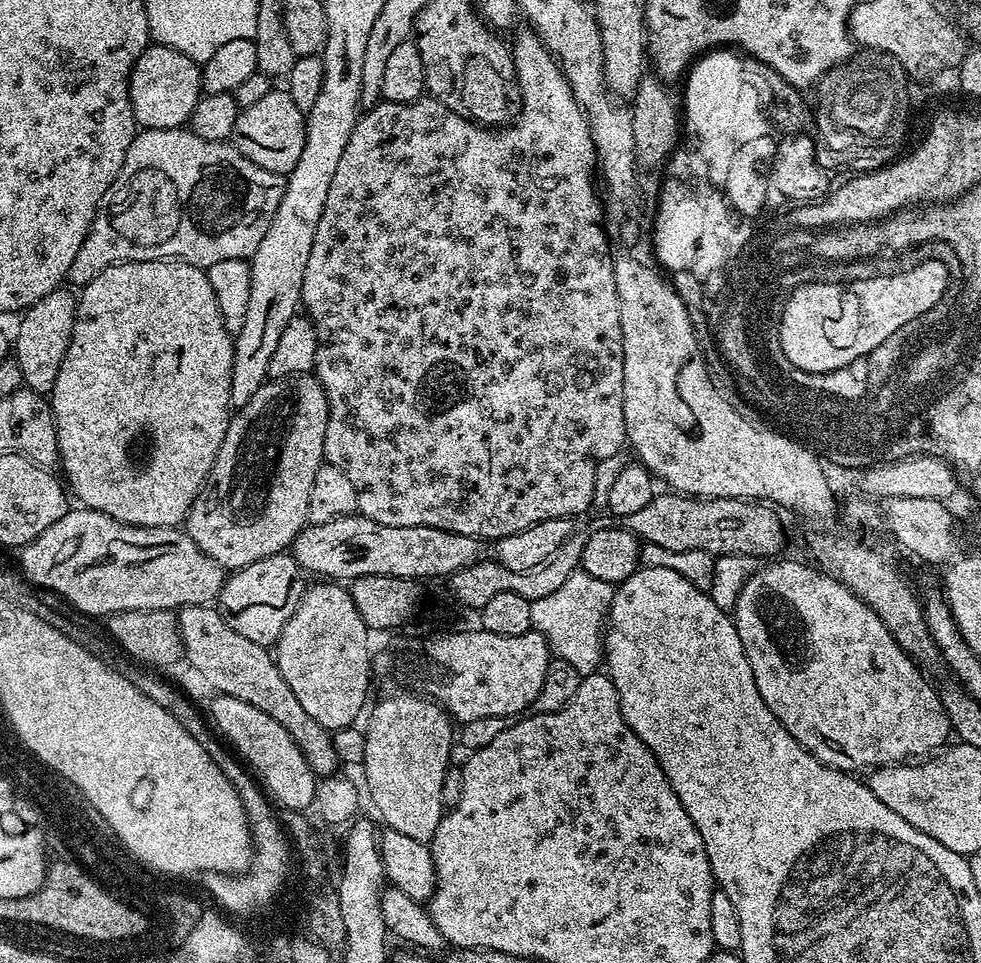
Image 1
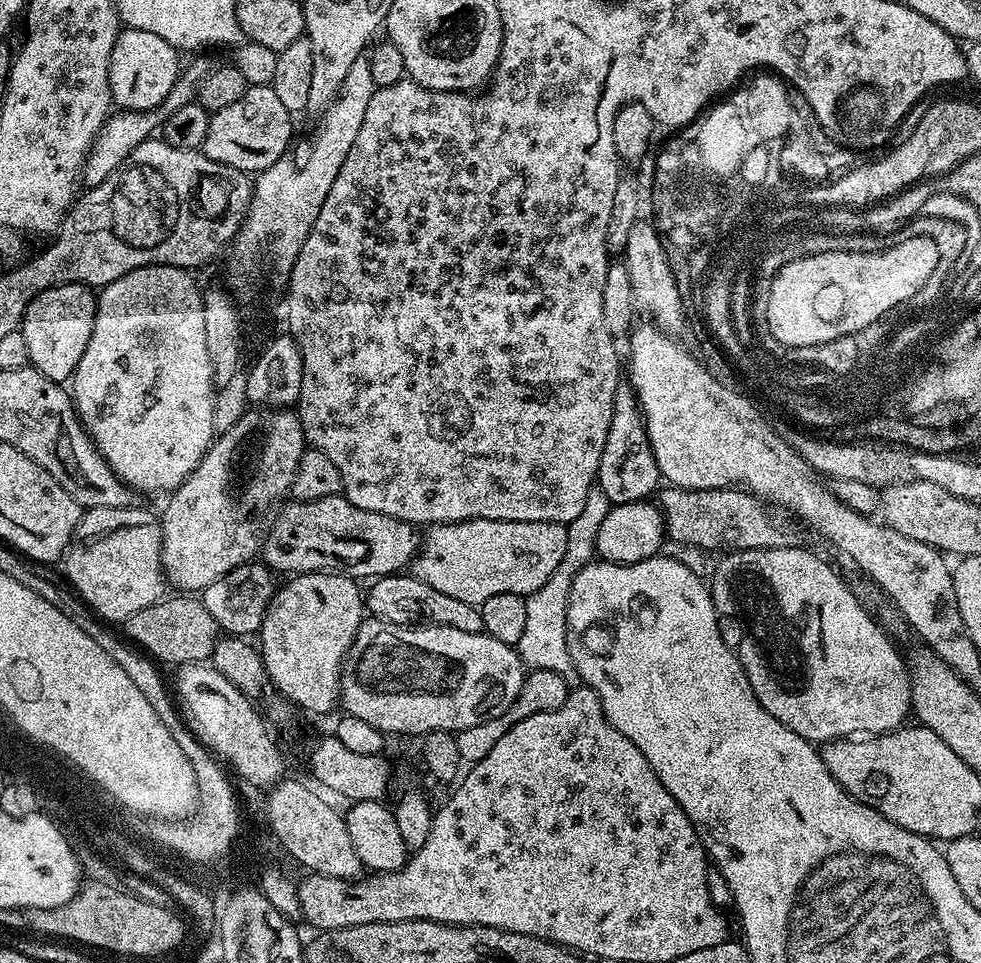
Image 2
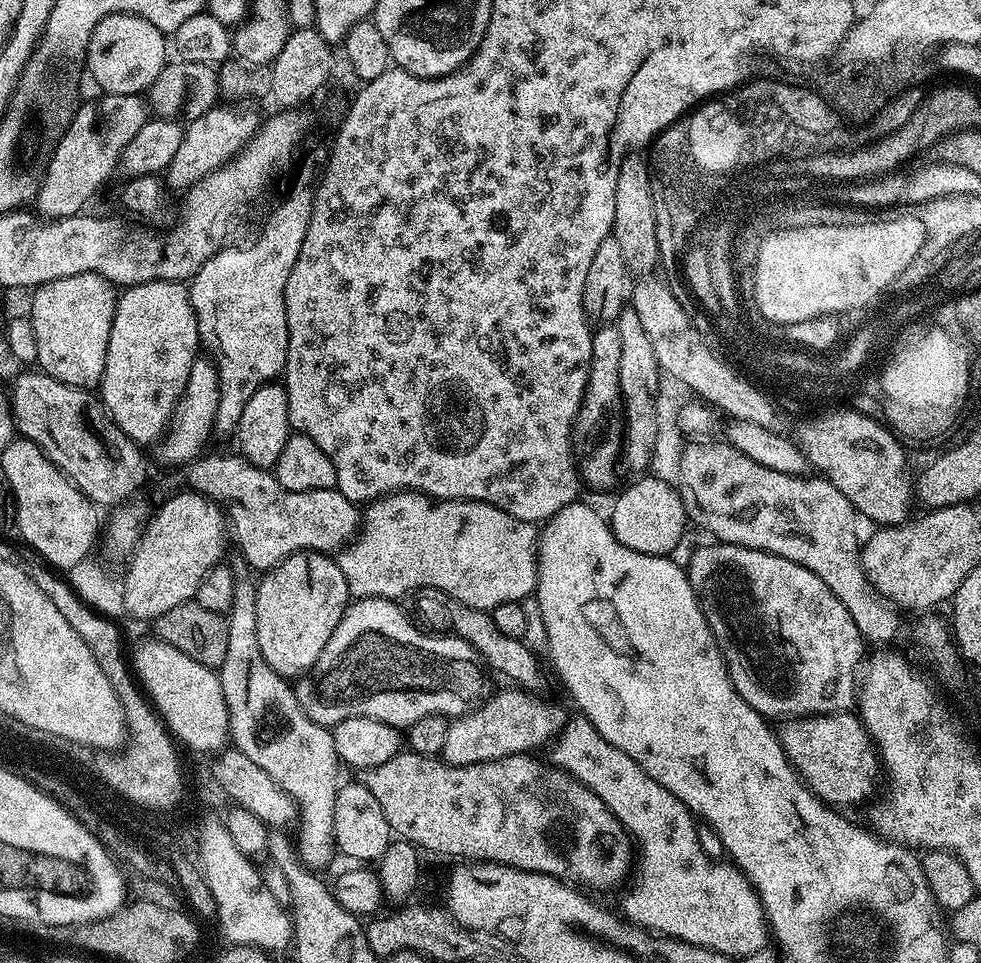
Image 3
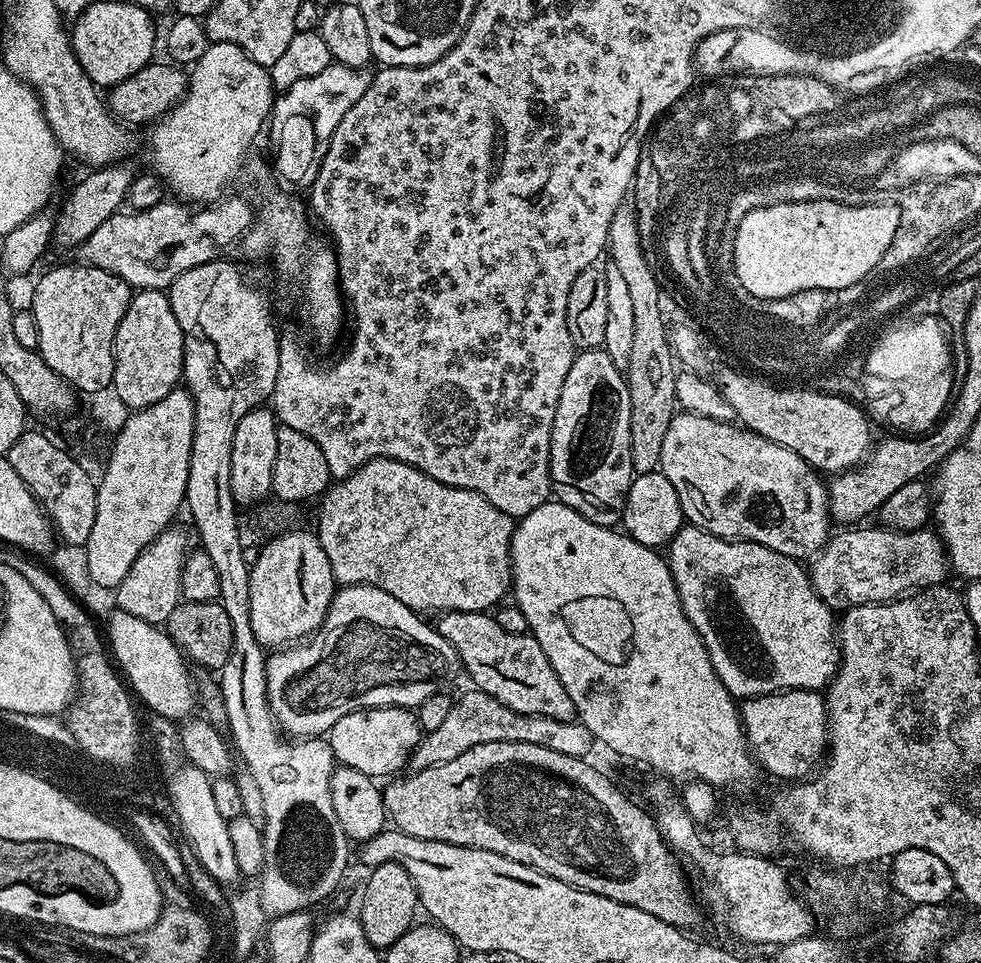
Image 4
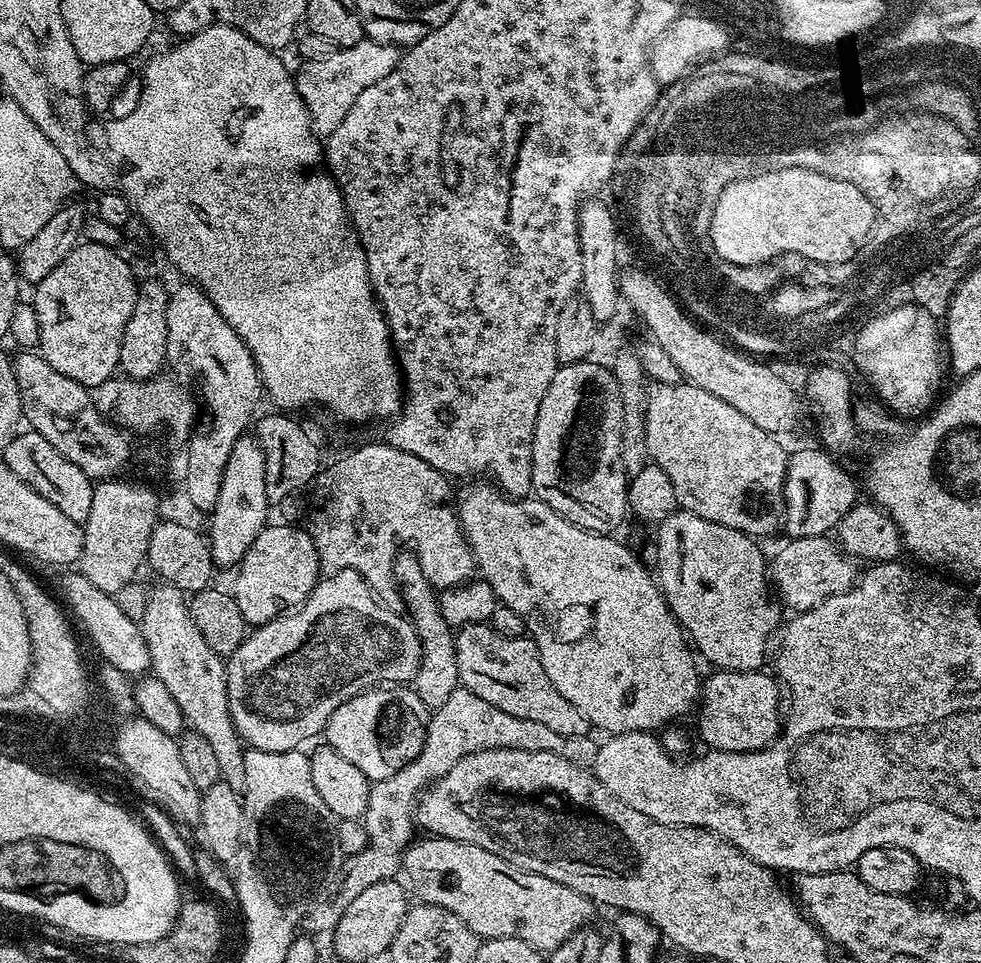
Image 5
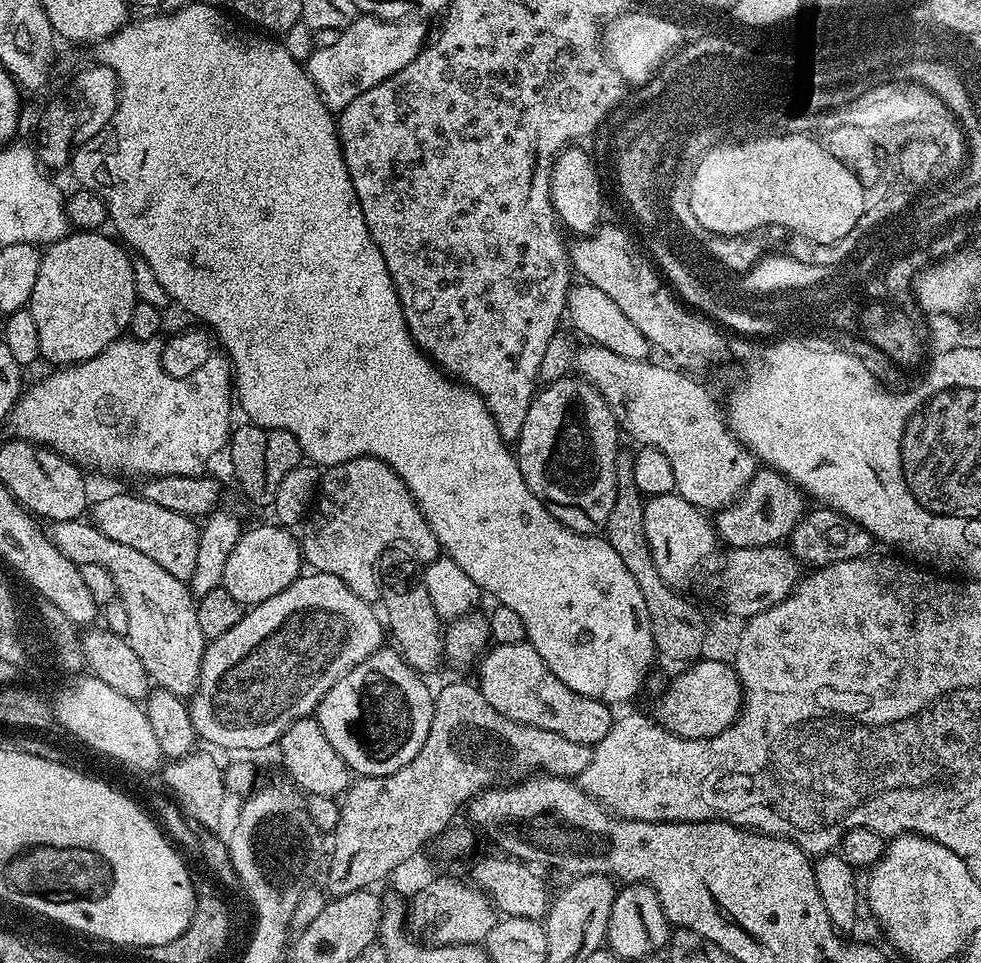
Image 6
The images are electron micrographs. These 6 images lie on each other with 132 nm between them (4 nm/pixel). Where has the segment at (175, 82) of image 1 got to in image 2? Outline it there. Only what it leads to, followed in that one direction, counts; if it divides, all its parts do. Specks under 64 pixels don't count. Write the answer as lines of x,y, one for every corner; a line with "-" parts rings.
125,27
118,34
110,54
110,94
113,105
126,112
145,112
157,108
166,94
174,90
181,67
181,53
170,46
170,42
158,38
158,34
150,34
150,30

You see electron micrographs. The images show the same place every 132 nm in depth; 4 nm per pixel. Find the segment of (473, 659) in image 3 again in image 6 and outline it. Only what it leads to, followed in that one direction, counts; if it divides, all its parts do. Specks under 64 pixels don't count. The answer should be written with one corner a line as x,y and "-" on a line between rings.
325,572
301,574
294,583
286,586
286,590
282,590
282,594
274,594
274,598
266,598
266,602
251,605
245,611
244,617
230,630
226,630
226,634
222,634
222,638
207,641
200,667
200,682
196,685
196,691
187,701
197,737
203,743
205,740
206,743
213,744
216,748
245,748
248,752
256,752
259,748
270,747
271,744
273,747
279,741
281,734
295,720
309,719
315,713
324,695
334,686
334,682
338,682
351,668
358,666
358,662
370,658
370,654
377,652
385,643
385,625
378,612
378,617
376,617
376,612
372,608
375,607
369,601
358,598
358,594
354,594
354,590
350,590
350,586
346,586
346,582
342,582
342,578
334,578
334,574
326,574

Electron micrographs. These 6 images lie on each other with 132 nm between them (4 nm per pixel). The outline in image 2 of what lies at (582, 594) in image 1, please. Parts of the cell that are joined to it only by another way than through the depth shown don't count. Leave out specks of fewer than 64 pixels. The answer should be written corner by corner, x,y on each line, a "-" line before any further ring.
593,486
590,494
586,494
586,503
568,526
568,549
566,558
558,562
558,570
550,574
550,578
538,590
526,597
526,626
522,638
514,645
525,669
551,670
558,674
569,689
581,687
582,681
574,666
574,658
570,658
570,646
566,642
566,610
570,598
570,586
576,575
593,559
598,538
598,526
602,526
602,518
611,510
613,504
602,494
598,486

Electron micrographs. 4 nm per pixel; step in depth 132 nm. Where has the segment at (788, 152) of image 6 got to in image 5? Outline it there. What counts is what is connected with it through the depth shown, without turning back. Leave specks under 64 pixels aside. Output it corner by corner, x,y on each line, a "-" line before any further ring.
780,168
769,177
760,176
749,184
735,184
729,192
724,192
724,200
719,200
714,222
716,245
724,248
726,258
730,246
734,244
736,254
740,256
737,265
754,267
761,261
772,262
775,256
783,252
793,252
796,256
805,256
816,264
838,264
844,266
854,258
876,223
877,208
864,190
848,180
839,180
835,176
816,173
802,168

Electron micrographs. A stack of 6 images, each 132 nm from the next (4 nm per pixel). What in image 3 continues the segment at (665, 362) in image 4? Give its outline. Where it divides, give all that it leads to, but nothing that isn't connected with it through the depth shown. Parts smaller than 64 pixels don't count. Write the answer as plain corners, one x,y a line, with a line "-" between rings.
632,150
624,157
624,163
620,164
618,179
615,182
614,190
614,222
612,223
612,235
619,242
622,254
626,258
626,262
631,271
648,272
657,267
659,263
659,246
657,244
656,222
653,206
653,198
651,196
651,178
649,161
639,156
639,151

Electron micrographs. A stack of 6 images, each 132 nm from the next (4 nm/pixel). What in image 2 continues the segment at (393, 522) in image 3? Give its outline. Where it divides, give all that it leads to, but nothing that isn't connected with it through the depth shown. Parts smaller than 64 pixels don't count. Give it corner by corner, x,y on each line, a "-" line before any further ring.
474,518
457,524
431,525
423,533
410,572
426,582
426,586
434,586
434,590
442,590
442,594
450,594
450,598
478,606
486,602
490,594
528,597
558,570
558,562
566,558
567,549
566,524

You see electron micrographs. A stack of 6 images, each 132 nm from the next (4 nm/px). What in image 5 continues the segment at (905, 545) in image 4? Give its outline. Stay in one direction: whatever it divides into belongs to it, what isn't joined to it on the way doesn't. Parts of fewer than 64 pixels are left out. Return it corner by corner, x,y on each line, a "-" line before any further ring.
797,536
787,542
789,544
770,560
770,580
775,595
785,609
792,608
793,613
805,612
855,585
858,579
857,561
847,556
835,539
828,536

